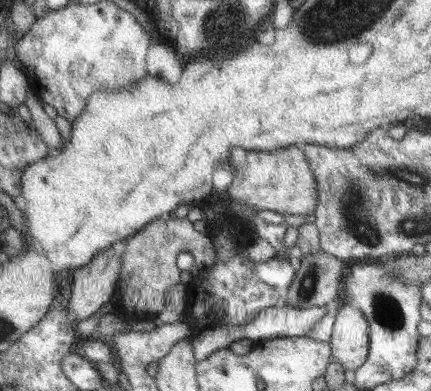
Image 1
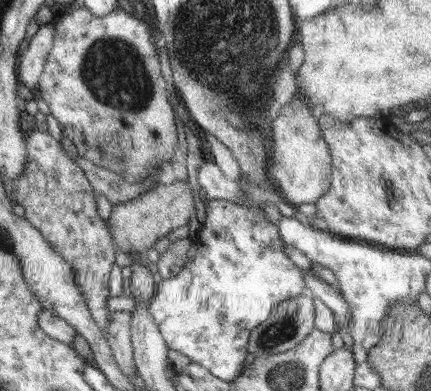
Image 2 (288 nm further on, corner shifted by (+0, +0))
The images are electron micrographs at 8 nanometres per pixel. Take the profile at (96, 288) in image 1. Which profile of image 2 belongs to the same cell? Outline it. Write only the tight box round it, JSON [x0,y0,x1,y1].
[109,182,195,252]

